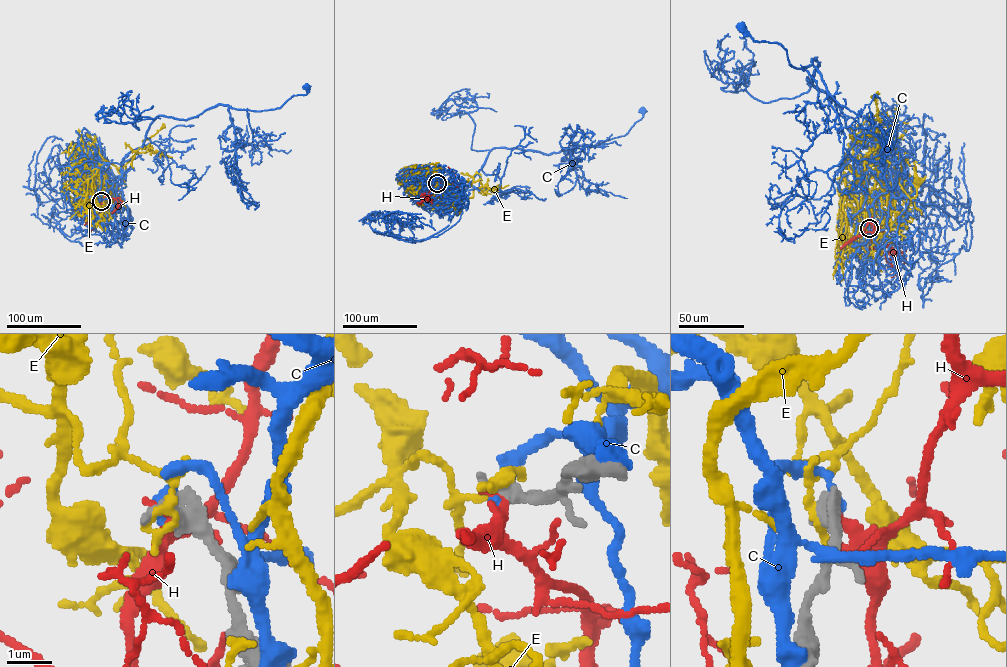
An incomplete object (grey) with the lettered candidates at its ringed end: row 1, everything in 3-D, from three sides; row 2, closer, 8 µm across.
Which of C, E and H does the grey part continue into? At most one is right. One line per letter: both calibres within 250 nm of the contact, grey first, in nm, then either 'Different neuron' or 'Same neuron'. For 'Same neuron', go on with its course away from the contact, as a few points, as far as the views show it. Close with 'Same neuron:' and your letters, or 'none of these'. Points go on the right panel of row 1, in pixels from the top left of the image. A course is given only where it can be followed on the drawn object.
C: Thickness 440 nm (grey) against 280 nm. Different neuron
E: Thickness 420 nm (grey) against 170 nm. Different neuron
H: Thickness 440 nm (grey) against 220 nm. Different neuron
Same neuron: none of these

